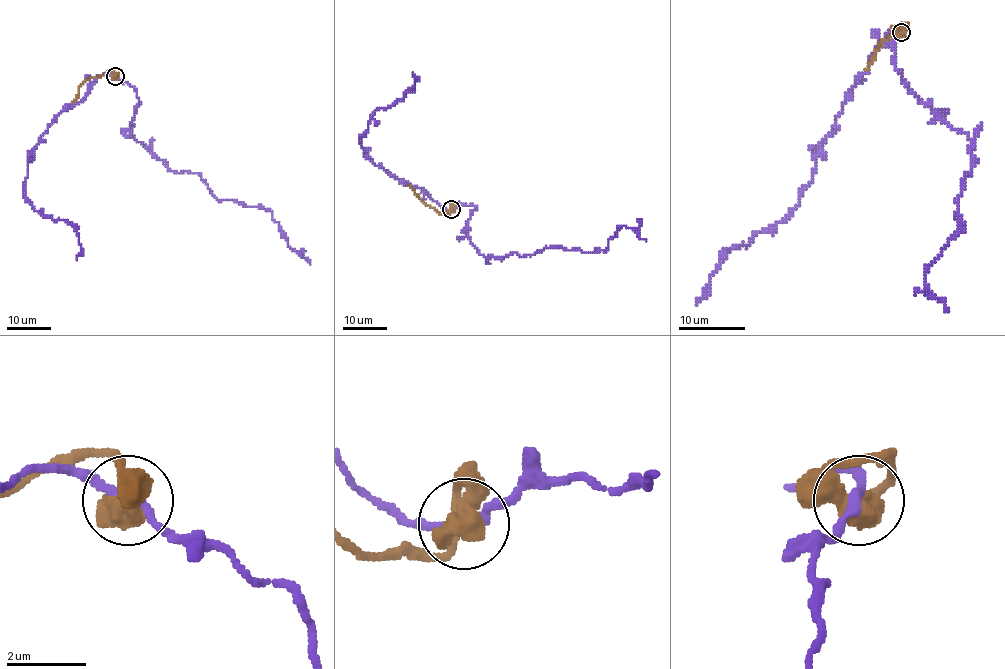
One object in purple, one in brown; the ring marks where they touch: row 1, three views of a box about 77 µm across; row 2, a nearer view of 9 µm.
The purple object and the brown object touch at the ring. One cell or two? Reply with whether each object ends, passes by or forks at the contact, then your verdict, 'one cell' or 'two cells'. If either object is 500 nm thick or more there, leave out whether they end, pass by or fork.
one cell

